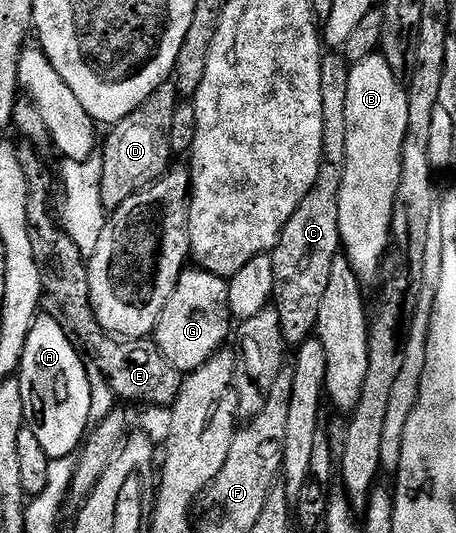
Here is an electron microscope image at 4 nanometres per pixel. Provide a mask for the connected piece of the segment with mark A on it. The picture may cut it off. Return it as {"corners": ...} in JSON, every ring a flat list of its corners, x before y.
{"corners":[[37,316,30,327,18,370,24,419,50,459,72,457,79,450,92,418,88,365,69,330,55,316,44,316]]}

